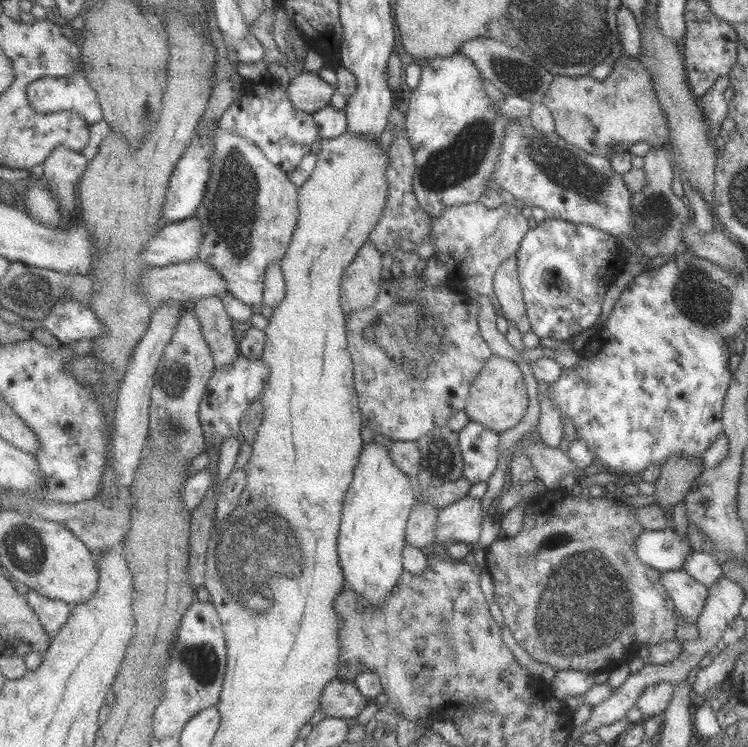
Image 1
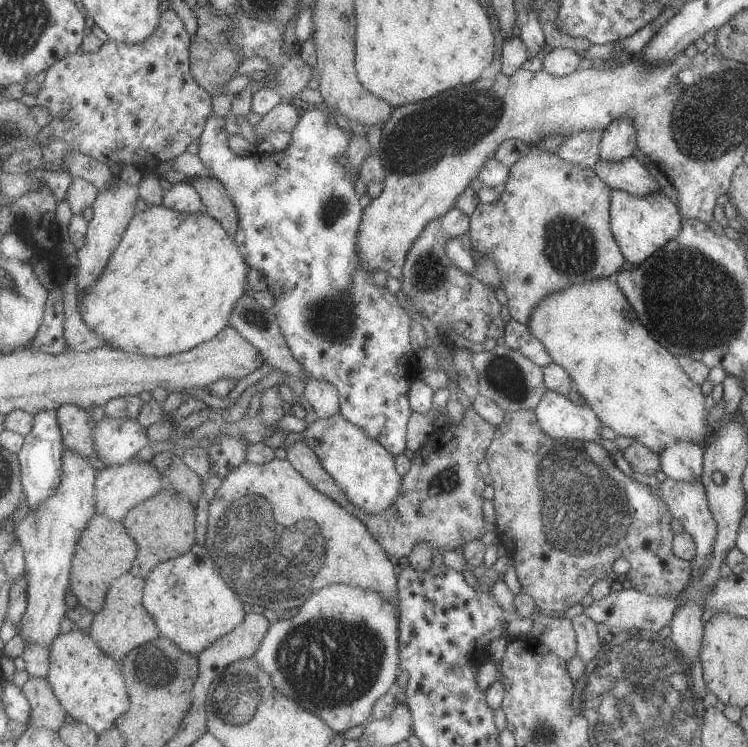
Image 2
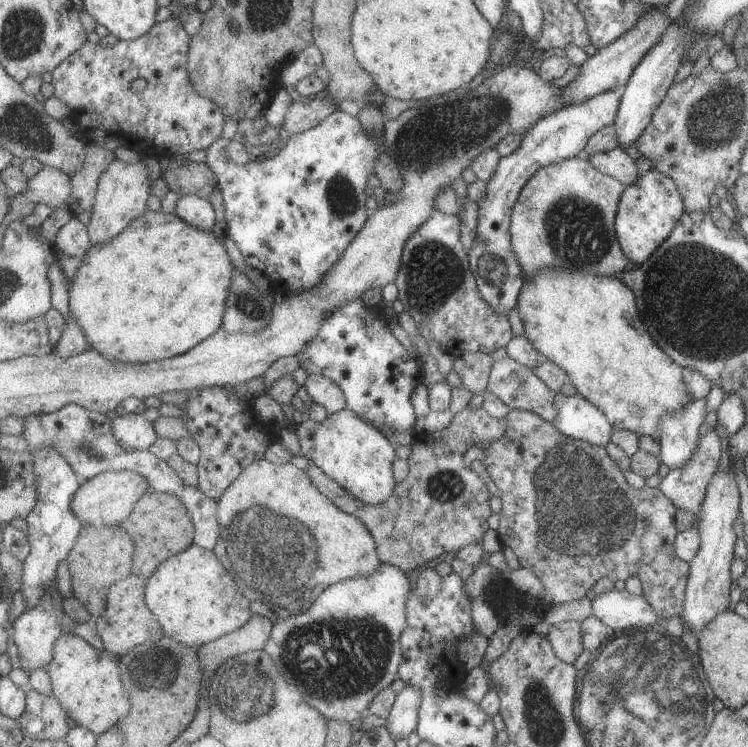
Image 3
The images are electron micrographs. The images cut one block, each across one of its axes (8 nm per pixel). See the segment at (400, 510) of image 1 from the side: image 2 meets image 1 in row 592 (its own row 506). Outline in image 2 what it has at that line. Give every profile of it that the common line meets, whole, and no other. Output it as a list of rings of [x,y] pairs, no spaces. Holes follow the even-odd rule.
[[[341,412],[329,418],[319,417],[306,425],[302,434],[307,444],[317,453],[321,464],[356,507],[376,515],[395,504],[403,477],[396,468],[396,456],[375,437],[369,436],[368,432]]]

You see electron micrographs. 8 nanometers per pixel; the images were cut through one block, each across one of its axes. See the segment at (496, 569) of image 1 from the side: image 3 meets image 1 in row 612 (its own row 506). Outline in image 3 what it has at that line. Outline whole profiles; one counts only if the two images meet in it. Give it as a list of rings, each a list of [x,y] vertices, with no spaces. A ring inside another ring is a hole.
[[[512,409],[506,416],[506,419],[508,420],[509,428],[505,436],[492,442],[487,447],[474,447],[478,447],[484,453],[485,458],[484,461],[481,462],[501,493],[500,498],[503,507],[499,514],[500,523],[497,529],[500,534],[500,539],[505,546],[509,546],[515,552],[521,567],[532,571],[537,578],[543,581],[547,590],[546,596],[542,598],[543,604],[546,606],[553,606],[582,599],[585,597],[585,594],[591,590],[591,586],[593,586],[594,582],[599,580],[602,576],[607,576],[607,578],[612,581],[624,581],[628,576],[635,576],[635,578],[639,579],[640,585],[642,586],[642,597],[651,605],[651,608],[654,609],[654,613],[659,618],[663,619],[663,625],[667,617],[679,616],[683,610],[688,563],[677,558],[674,553],[674,538],[678,532],[676,531],[674,523],[676,508],[673,506],[673,503],[657,487],[651,488],[645,486],[642,489],[636,489],[630,484],[627,484],[625,474],[623,474],[621,469],[607,456],[605,447],[592,445],[590,442],[584,441],[583,439],[567,436],[565,433],[562,433],[555,424],[547,422],[542,416],[531,411]]]

